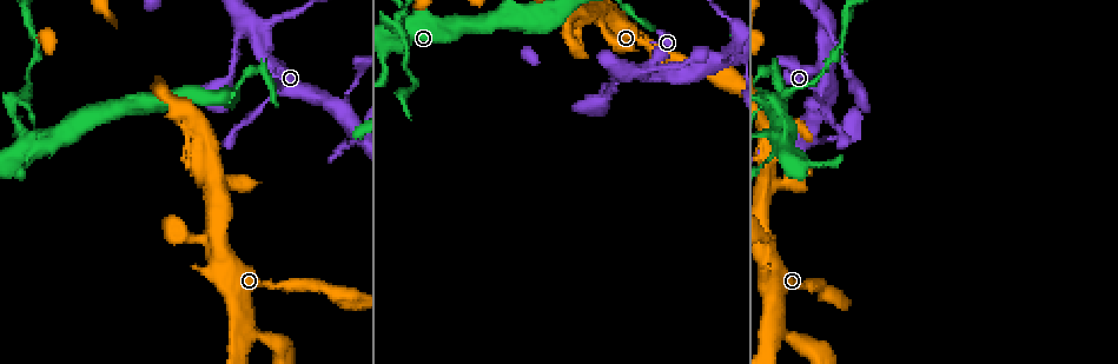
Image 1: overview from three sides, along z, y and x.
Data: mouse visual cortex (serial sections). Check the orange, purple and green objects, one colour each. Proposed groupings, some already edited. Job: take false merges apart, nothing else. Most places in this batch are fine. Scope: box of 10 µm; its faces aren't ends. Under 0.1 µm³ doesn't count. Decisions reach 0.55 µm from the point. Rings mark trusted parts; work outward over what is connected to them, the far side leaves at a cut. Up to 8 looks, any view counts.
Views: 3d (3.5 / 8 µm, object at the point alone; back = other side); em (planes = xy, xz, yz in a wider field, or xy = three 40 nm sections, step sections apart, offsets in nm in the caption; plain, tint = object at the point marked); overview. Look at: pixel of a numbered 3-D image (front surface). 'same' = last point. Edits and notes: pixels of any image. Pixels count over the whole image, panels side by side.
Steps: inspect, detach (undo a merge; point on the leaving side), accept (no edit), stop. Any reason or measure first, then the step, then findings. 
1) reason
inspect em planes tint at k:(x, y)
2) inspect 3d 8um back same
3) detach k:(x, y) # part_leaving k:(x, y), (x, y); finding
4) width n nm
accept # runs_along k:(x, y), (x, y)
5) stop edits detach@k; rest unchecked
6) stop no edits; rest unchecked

thin arm on a thick one
inspect 3d 3.5um at 1:(626, 71)

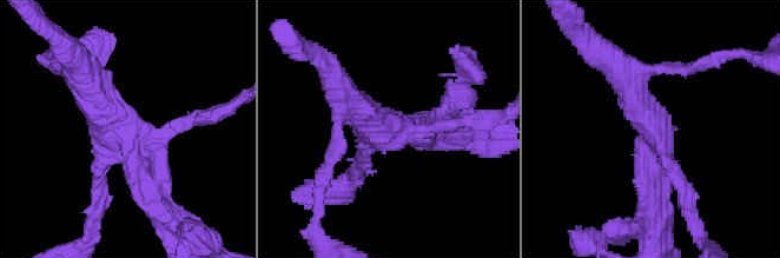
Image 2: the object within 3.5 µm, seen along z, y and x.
arms 4; arm_widths 150, 150, 250, 450 nm; need the tissue
inspect em xy step 2 tint at 2:(656, 146)

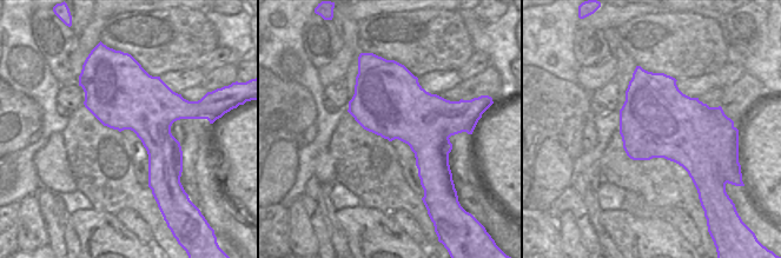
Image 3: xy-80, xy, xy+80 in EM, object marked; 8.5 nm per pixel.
accept # one cell here

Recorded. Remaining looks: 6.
a narrow waist
inspect 3d 8um at 1:(814, 111)

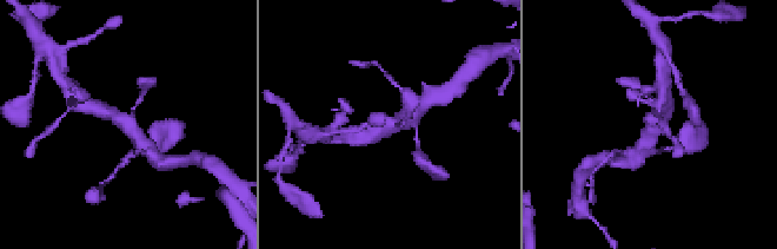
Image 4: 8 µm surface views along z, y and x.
now the EM
inspect em xy step 3 tint same

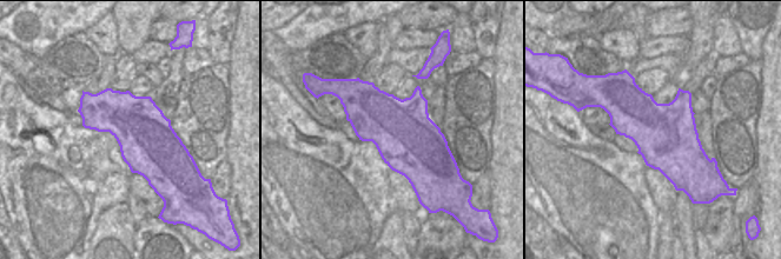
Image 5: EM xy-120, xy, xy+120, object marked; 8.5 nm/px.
width 550 nm
accept # runs_along 4:(95, 107), (117, 115), (148, 146); continuous, no second cell

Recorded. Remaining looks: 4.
sharp bend
inspect 3d 3.5um at 1:(567, 19)

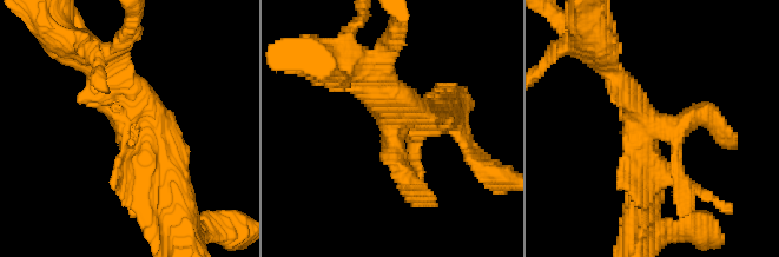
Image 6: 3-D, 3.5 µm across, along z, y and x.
inspect em planes tint at 6:(133, 127)

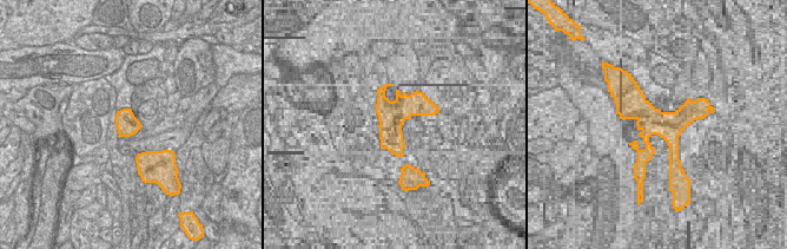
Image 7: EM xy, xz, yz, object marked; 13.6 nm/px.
width 300 nm
accept # runs_along 6:(647, 176), (645, 122), (720, 129); continuous, no second cell

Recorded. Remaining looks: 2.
sudden change in width
inspect 3d 3.5um at 1:(18, 98)

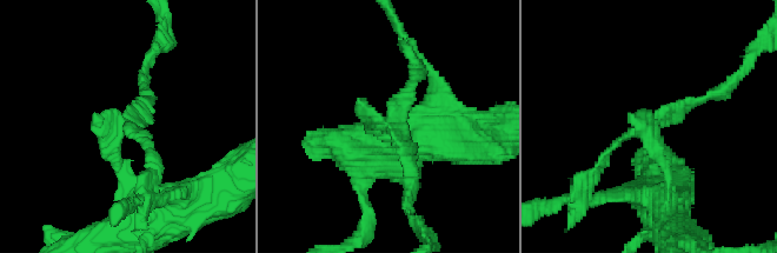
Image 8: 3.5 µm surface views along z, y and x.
arms 3; arm_widths 100, 150, 150 nm; need the tissue
inspect em xy step 5 tint at 8:(650, 124)

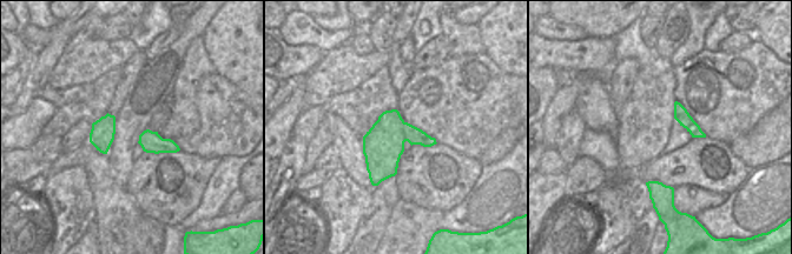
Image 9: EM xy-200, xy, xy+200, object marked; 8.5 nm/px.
detach 8:(148, 101) # part_leaving 8:(126, 122), (140, 122), (144, 72); two cells meet here

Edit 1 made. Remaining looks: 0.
stop edits detach@8; rest unchecked

